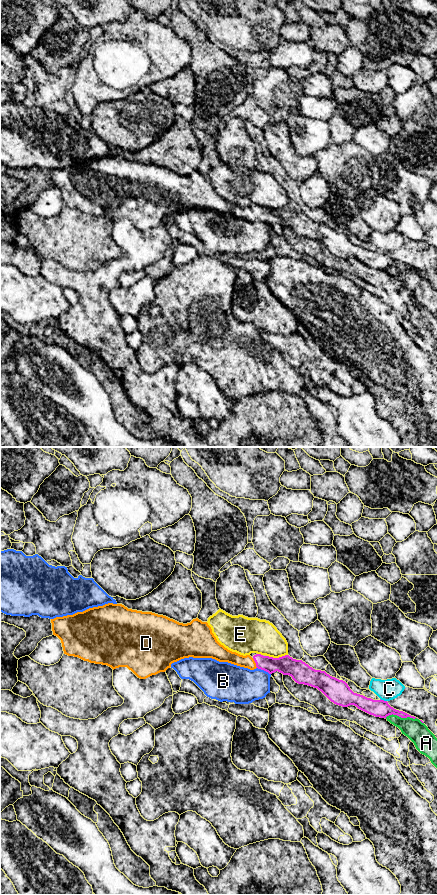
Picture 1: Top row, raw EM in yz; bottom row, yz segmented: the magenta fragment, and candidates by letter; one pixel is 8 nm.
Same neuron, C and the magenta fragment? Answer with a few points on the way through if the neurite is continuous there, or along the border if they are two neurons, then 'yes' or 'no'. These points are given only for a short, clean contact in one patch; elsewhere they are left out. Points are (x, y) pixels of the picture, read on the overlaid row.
along yz (380, 698), (386, 701) | no

